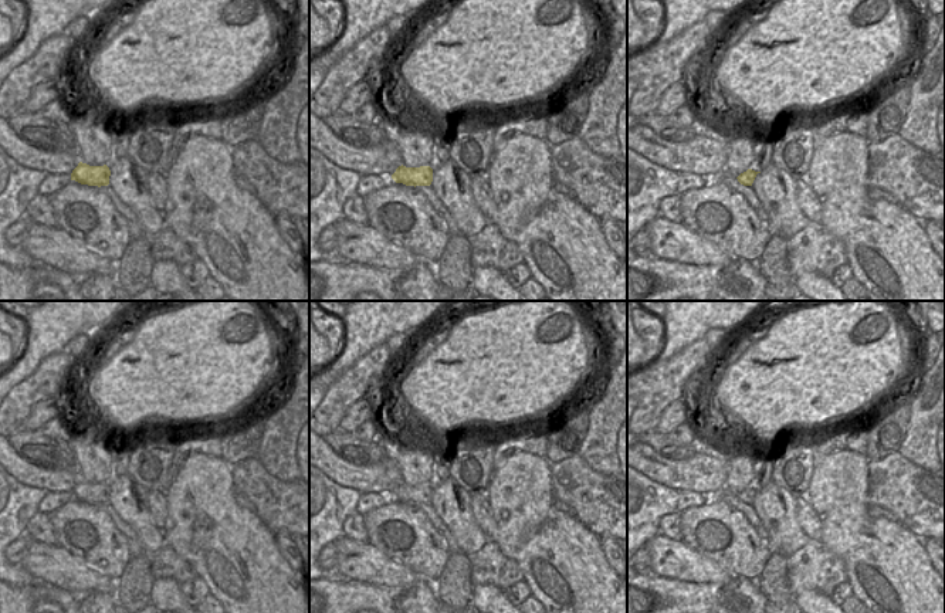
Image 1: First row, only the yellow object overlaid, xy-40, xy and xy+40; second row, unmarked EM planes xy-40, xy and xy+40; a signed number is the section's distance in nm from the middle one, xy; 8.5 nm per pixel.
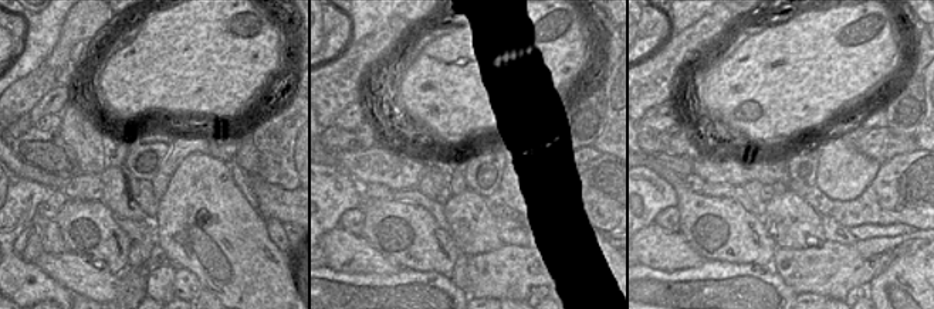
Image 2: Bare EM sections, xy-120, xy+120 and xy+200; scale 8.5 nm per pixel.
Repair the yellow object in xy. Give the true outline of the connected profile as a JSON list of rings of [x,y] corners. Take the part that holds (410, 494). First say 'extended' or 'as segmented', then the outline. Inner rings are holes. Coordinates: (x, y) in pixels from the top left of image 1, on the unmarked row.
as segmented | [[[402,482],[392,492],[392,497],[406,504],[430,504],[433,499],[433,487],[430,484],[406,485]]]

